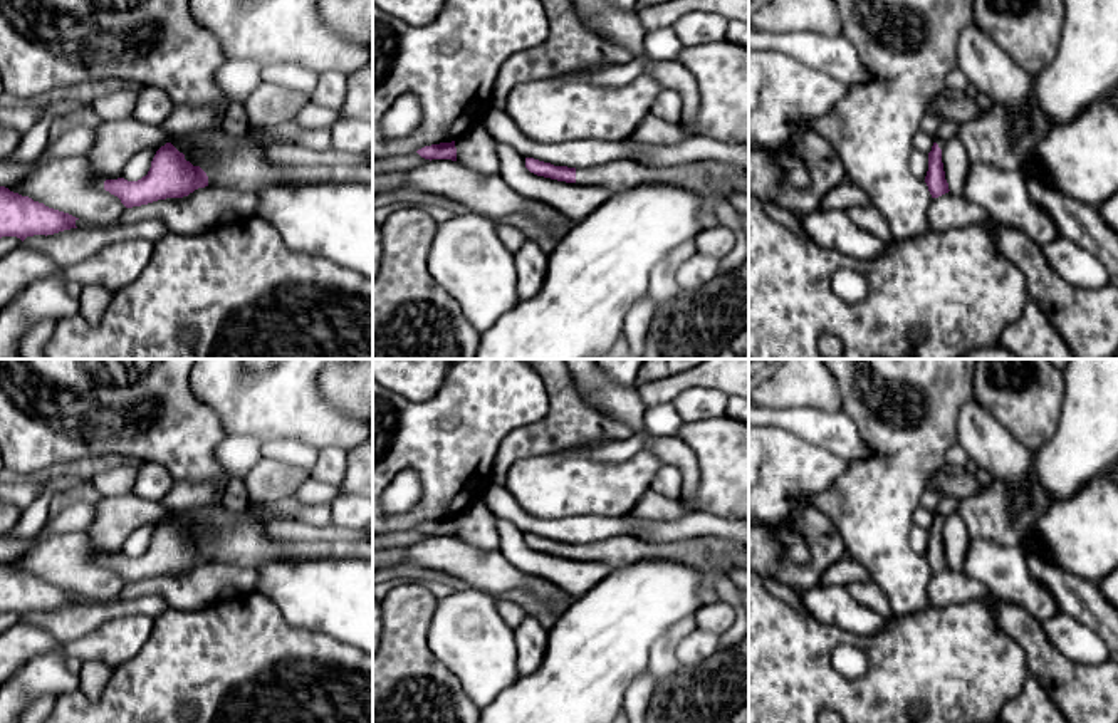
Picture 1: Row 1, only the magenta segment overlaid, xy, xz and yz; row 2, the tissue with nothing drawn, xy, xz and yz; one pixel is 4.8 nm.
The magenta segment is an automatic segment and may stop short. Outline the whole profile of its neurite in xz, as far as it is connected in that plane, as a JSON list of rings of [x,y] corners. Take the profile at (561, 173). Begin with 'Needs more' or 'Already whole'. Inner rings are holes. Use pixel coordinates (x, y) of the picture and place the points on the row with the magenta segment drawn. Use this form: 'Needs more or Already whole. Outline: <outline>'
Needs more. Outline: [[[525,158],[525,168],[537,176],[557,181],[601,186],[606,188],[611,196],[645,185],[678,186],[705,198],[713,198],[715,195],[727,196],[735,193],[732,176],[735,173],[749,173],[747,166],[717,159],[702,159],[663,168],[643,166],[633,159],[619,159],[601,166],[576,169]]]

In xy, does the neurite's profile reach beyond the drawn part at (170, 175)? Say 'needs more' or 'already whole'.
needs more

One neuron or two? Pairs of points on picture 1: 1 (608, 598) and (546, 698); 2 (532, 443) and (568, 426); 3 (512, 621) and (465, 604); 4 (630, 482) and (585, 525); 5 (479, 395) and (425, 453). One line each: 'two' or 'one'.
1: one
2: one
3: two
4: two
5: one

